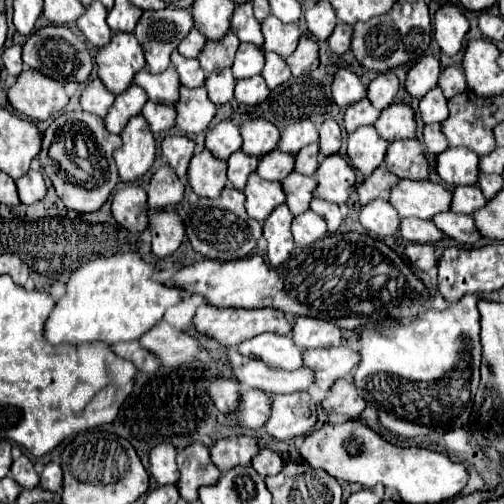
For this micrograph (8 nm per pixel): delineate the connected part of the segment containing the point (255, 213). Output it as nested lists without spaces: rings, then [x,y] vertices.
[[[252,173],[248,177],[248,183],[244,187],[246,195],[246,211],[252,219],[264,223],[266,217],[272,213],[276,205],[282,205],[286,201],[282,187],[278,181],[266,181],[258,173]]]

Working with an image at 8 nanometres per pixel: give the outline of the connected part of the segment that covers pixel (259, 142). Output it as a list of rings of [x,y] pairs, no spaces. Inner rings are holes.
[[[262,117],[244,121],[240,125],[240,135],[242,135],[242,151],[254,157],[262,157],[264,153],[276,149],[280,139],[278,129]]]

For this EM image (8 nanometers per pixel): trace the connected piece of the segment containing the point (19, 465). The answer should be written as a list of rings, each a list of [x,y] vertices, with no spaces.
[[[20,455],[14,463],[12,463],[12,469],[10,469],[10,475],[12,479],[24,487],[24,489],[32,489],[38,485],[38,473],[34,471],[34,465],[32,461],[26,457],[26,455]]]

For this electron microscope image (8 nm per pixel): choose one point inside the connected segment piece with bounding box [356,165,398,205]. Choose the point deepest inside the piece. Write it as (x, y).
(380, 182)

